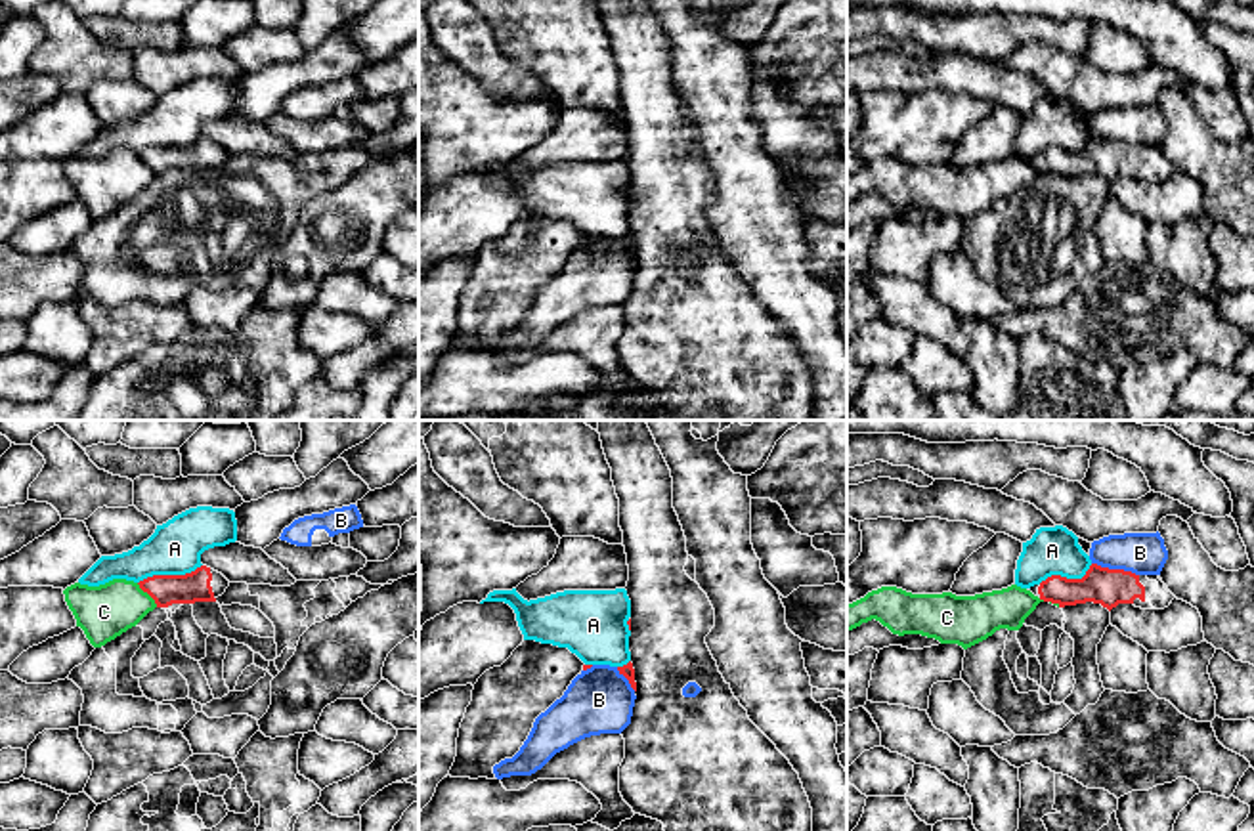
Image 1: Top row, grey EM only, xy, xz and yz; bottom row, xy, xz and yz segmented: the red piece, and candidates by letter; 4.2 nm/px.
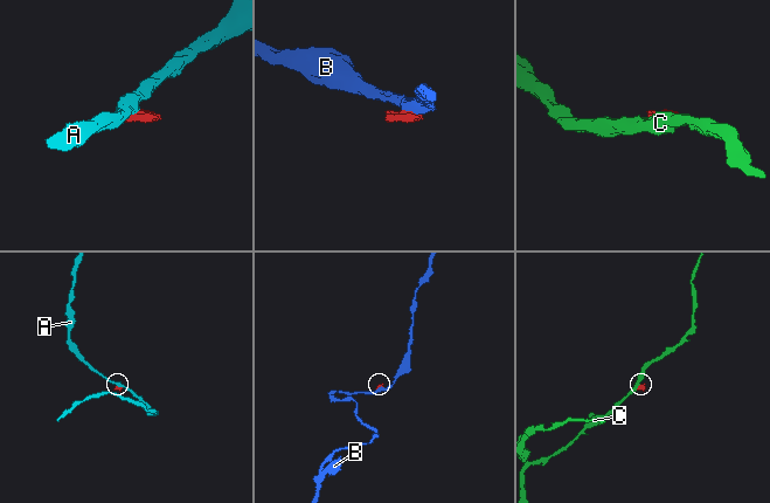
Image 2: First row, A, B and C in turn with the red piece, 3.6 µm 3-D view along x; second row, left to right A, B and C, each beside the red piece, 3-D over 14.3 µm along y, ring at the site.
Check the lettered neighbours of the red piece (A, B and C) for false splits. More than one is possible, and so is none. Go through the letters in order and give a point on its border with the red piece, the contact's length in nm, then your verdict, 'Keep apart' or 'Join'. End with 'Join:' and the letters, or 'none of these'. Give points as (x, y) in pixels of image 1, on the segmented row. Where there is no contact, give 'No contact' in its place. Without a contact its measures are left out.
A: Touches red at xy (169, 575). Shared border 280 nm. Keep apart
B: Touches red at yz (1115, 570). Shared border 200 nm. Keep apart
C: Touches red at xy (148, 593). Shared border 140 nm. Keep apart
Join: none of these

